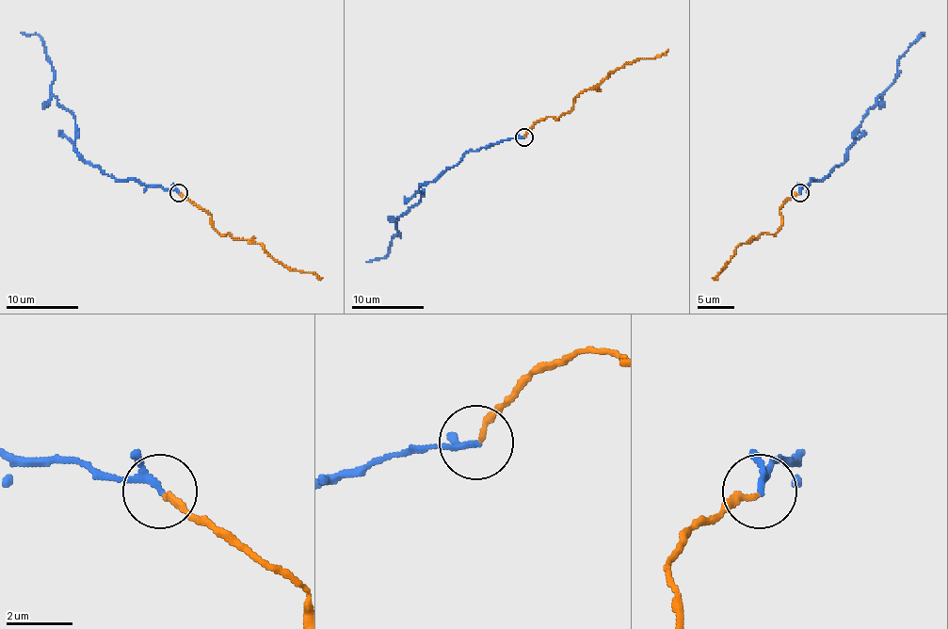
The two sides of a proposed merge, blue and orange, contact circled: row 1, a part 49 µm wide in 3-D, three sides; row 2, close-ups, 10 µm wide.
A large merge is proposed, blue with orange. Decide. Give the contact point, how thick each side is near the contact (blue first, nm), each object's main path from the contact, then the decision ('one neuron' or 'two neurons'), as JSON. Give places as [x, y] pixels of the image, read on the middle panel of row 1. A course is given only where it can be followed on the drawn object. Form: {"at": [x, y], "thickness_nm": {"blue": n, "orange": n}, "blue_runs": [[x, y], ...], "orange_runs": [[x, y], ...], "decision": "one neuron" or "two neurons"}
{"at": [523, 137], "thickness_nm": {"blue": 150, "orange": 180}, "blue_runs": [[524, 137], [468, 151], [426, 182], [419, 189], [421, 200], [397, 219], [399, 233], [390, 250], [366, 262]], "orange_runs": [[524, 137], [537, 121], [571, 109], [579, 94], [626, 64], [660, 56], [667, 49]], "decision": "one neuron"}

